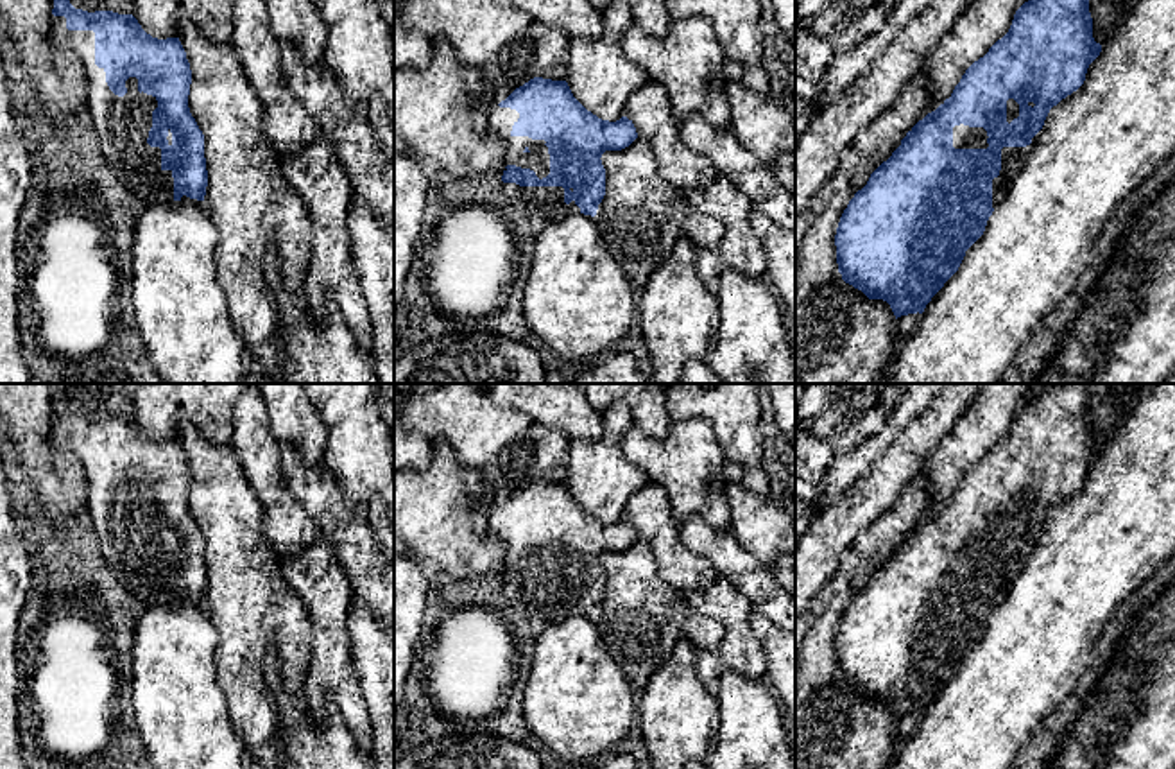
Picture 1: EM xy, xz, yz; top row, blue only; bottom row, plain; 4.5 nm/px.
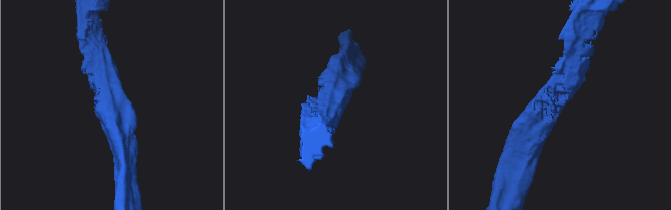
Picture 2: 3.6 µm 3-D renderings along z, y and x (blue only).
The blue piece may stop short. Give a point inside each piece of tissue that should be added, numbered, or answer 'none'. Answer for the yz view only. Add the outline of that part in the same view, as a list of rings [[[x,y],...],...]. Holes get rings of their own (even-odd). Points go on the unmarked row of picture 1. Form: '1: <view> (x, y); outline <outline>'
1: yz (1012, 560); outline [[[1037,536],[1032,540],[1032,545],[1026,549],[1003,549],[1001,550],[1001,572],[999,572],[999,577],[992,581],[992,609],[994,611],[1005,601],[1016,577],[1019,575],[1025,563],[1032,556]]]

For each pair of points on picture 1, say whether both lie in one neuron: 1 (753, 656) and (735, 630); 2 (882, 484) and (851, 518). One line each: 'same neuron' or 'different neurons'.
1: same neuron
2: same neuron

